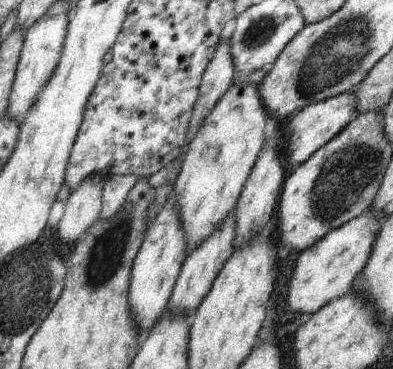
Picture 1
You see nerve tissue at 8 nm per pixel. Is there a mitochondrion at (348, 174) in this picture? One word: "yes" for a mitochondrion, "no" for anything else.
yes

